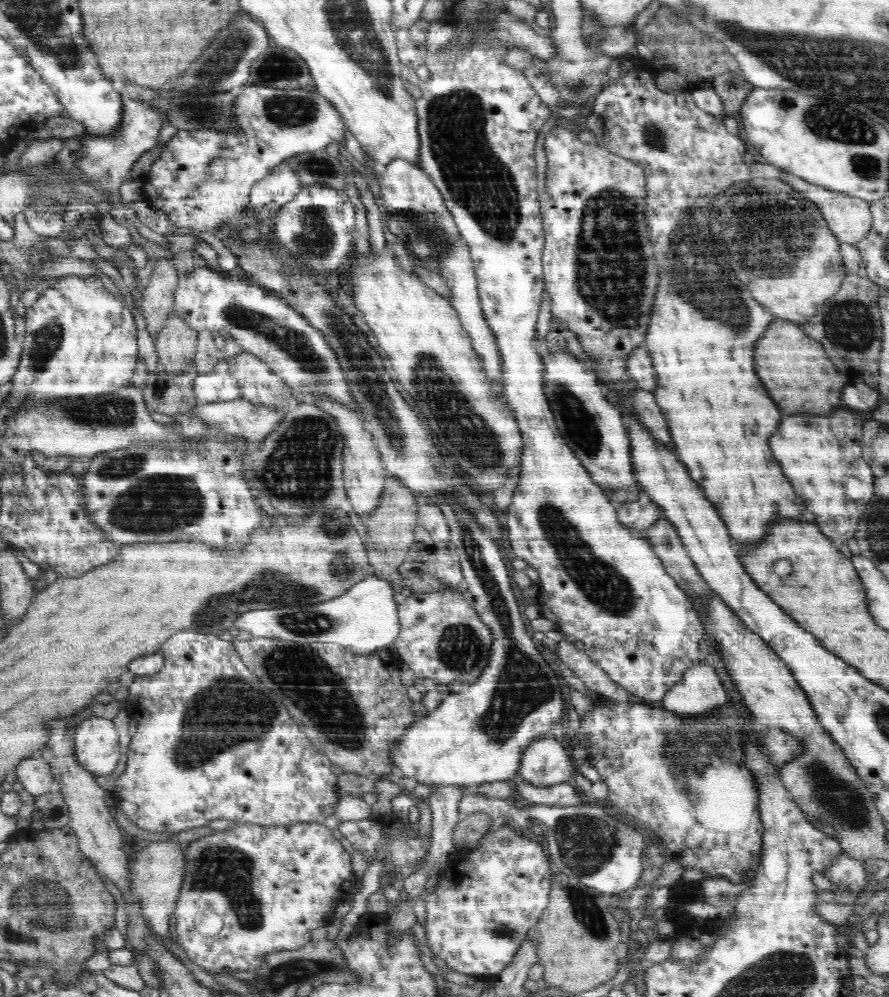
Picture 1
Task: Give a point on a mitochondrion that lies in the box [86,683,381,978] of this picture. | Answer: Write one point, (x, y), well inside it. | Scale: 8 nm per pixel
(226, 870)

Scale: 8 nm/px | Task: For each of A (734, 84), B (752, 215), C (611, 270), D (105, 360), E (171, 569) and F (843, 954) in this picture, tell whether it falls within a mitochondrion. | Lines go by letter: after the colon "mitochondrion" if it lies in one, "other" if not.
A: mitochondrion
B: mitochondrion
C: mitochondrion
D: other
E: other
F: other

